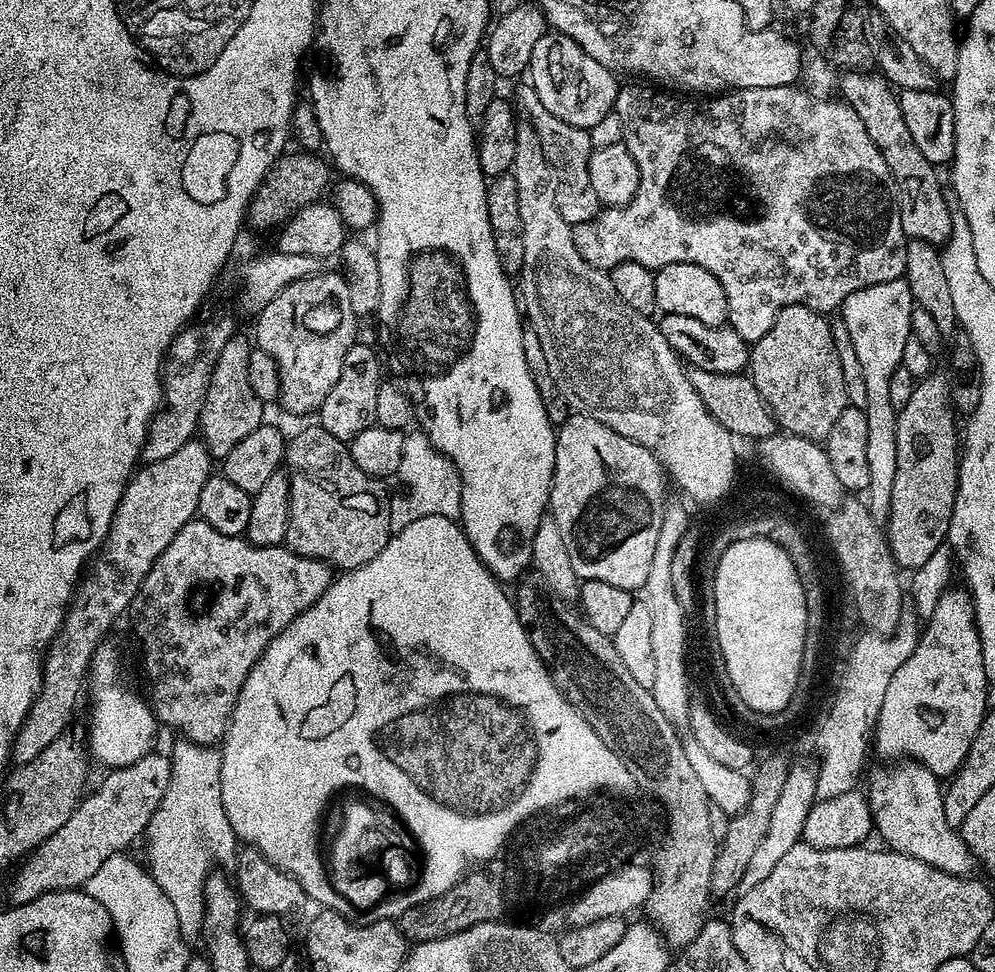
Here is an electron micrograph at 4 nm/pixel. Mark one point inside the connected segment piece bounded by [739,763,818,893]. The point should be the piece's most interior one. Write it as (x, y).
(787, 820)

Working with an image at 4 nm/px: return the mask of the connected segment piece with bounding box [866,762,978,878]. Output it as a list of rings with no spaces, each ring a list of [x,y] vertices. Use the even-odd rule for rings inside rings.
[[[904,762],[901,768],[892,768],[889,772],[876,772],[872,776],[872,789],[866,792],[869,809],[872,812],[872,822],[875,835],[880,835],[885,840],[887,847],[894,852],[901,852],[907,856],[918,858],[938,870],[942,870],[951,876],[965,878],[977,871],[976,856],[966,846],[964,837],[957,829],[946,822],[946,810],[944,809],[944,788],[941,777],[935,776],[925,764]]]

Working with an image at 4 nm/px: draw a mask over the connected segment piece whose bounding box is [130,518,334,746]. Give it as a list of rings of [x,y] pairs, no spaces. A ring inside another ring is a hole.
[[[199,518],[186,522],[146,574],[130,609],[136,636],[144,647],[144,672],[152,687],[150,703],[157,721],[198,744],[219,745],[240,688],[266,646],[298,614],[314,606],[333,579],[329,565],[300,556],[286,546],[258,546],[244,536],[218,534],[214,526]]]

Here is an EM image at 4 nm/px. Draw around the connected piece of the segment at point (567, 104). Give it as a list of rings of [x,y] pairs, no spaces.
[[[555,30],[544,33],[534,45],[534,54],[530,65],[532,76],[531,91],[542,102],[554,118],[566,122],[570,126],[591,129],[606,118],[606,114],[616,107],[616,93],[618,91],[617,73],[602,66],[602,62],[594,62],[574,38],[564,36]]]

